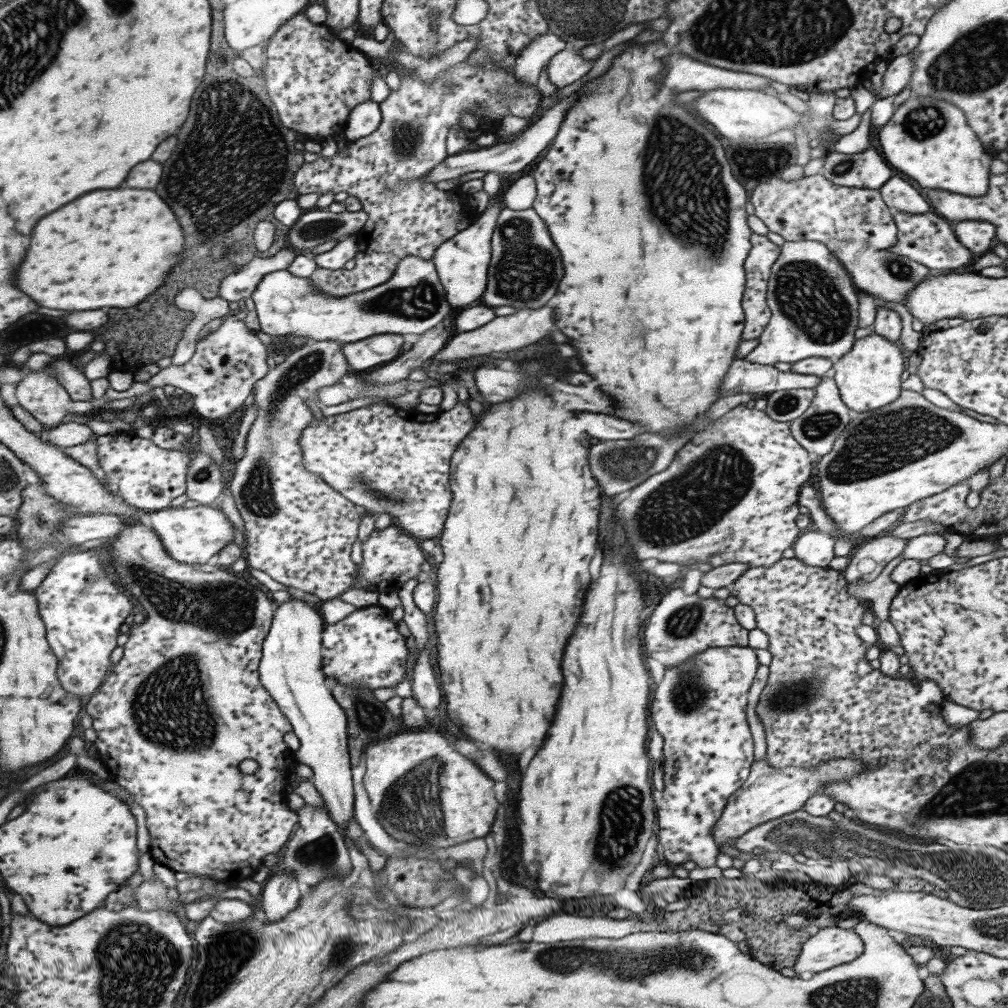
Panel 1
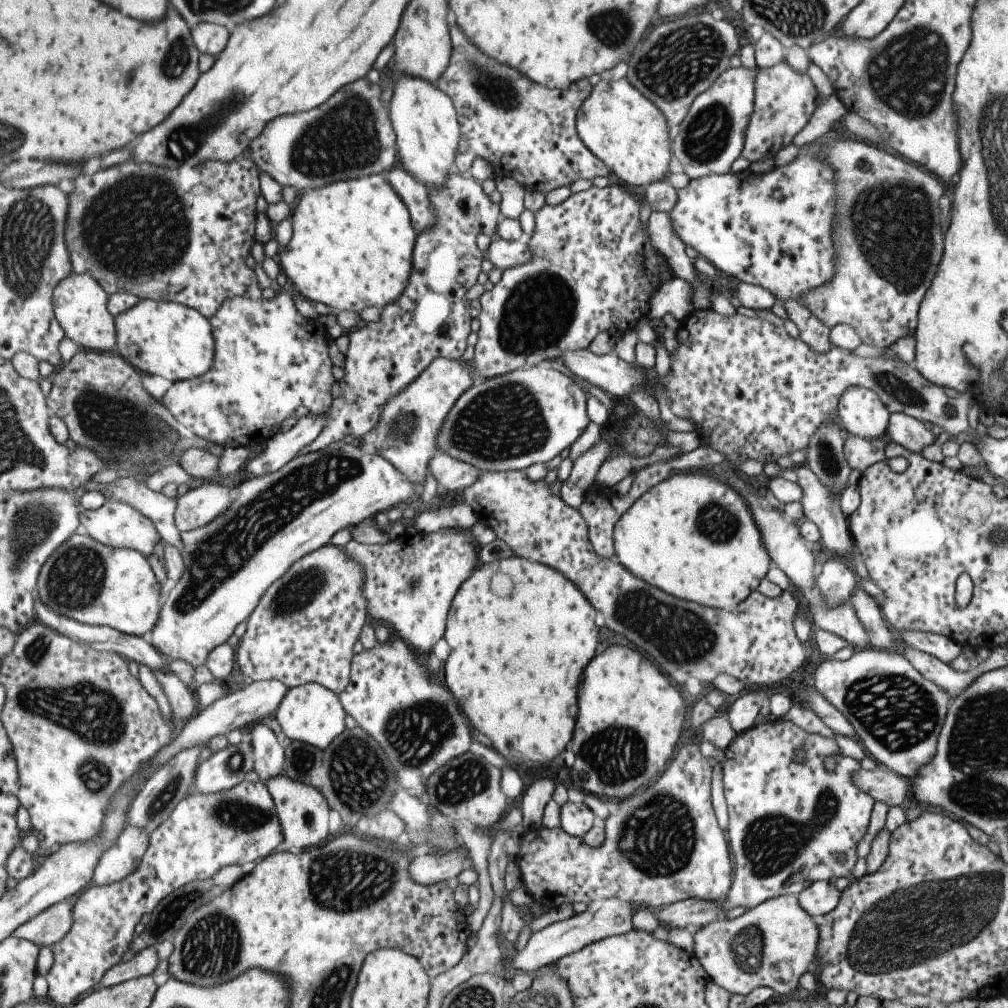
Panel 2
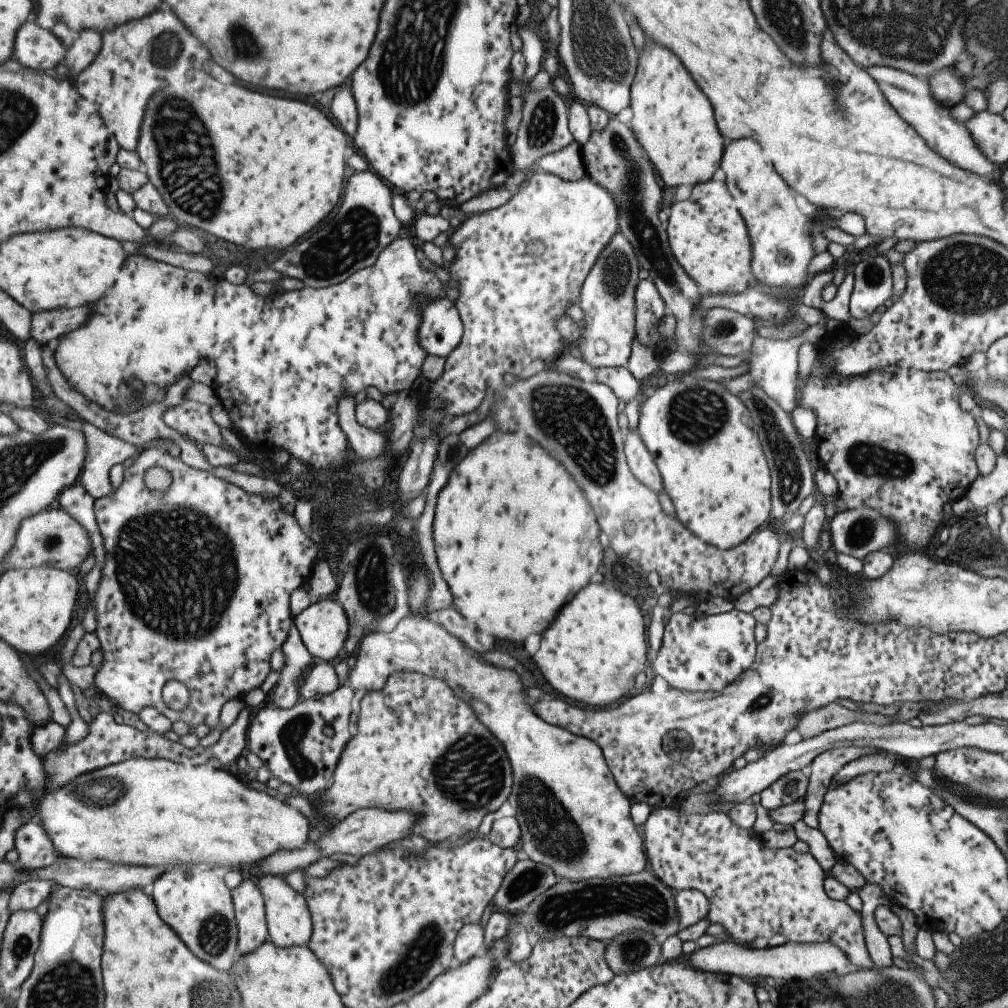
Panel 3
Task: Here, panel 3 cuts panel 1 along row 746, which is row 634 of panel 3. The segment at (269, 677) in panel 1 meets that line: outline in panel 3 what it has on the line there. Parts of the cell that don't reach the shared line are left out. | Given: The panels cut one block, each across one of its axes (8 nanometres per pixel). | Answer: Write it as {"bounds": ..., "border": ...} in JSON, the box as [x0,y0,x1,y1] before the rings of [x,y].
{"bounds":[293,598,348,662],"border":[[[334,598],[309,604],[293,622],[303,647],[313,658],[332,662],[343,649],[348,625],[343,608]]]}

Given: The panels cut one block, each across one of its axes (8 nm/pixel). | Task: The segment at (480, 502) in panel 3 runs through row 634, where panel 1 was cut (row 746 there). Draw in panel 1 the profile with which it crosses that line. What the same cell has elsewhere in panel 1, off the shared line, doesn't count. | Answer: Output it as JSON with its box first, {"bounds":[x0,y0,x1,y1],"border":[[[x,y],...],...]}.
{"bounds":[431,388,600,754],"border":[[[531,388],[515,396],[513,400],[499,402],[493,408],[485,408],[475,417],[475,424],[461,442],[455,447],[449,461],[449,490],[451,502],[443,523],[443,528],[436,538],[437,558],[433,561],[431,577],[437,589],[437,604],[435,604],[434,631],[437,636],[437,668],[439,668],[440,689],[445,696],[446,711],[453,724],[460,726],[463,734],[471,742],[485,744],[499,754],[521,754],[531,744],[541,744],[545,732],[551,724],[555,704],[561,688],[561,654],[567,638],[573,632],[577,622],[577,614],[581,610],[583,594],[589,584],[589,560],[597,543],[597,514],[599,514],[600,488],[595,477],[589,472],[587,450],[595,442],[583,432],[573,434],[567,428],[573,412],[559,402],[553,402],[541,388]]]}

